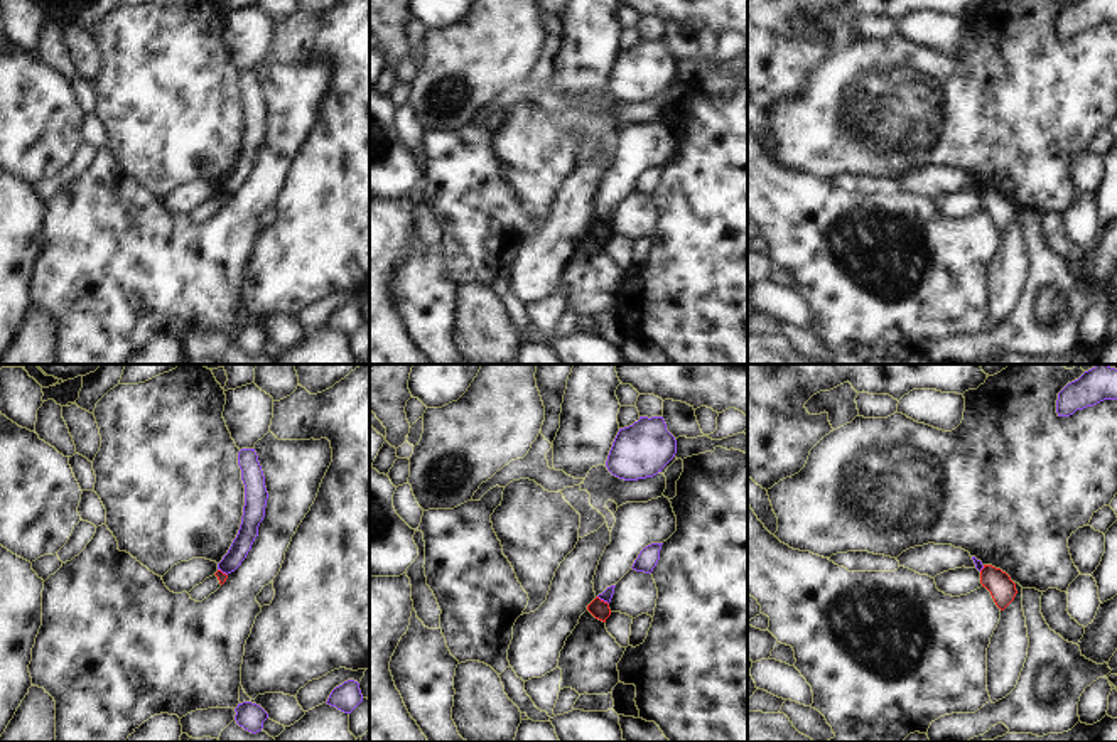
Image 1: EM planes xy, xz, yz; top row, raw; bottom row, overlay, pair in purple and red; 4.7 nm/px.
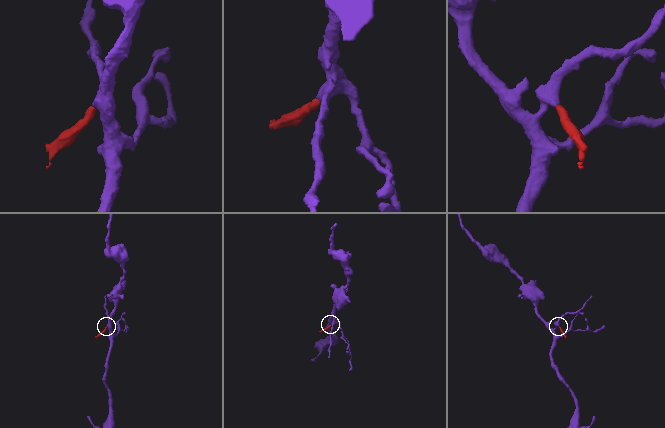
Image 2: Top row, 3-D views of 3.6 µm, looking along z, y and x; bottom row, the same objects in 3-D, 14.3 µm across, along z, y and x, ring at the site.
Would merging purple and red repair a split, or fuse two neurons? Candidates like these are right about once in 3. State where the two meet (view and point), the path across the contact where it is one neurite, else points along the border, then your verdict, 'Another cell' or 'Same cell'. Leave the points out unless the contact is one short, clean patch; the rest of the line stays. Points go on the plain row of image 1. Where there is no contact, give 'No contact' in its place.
Touches purple at xz (603, 221). Boundary: xz (598, 218), (608, 226). Another cell.

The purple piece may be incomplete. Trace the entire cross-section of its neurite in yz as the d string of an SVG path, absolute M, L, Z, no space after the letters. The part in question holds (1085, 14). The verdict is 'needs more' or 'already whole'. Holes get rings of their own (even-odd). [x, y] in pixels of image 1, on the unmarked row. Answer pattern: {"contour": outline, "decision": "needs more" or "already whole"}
{"contour": "M1078 0L1058 15L1056 35L1070 39L1104 22L1117 22L1117 0Z", "decision": "already whole"}

